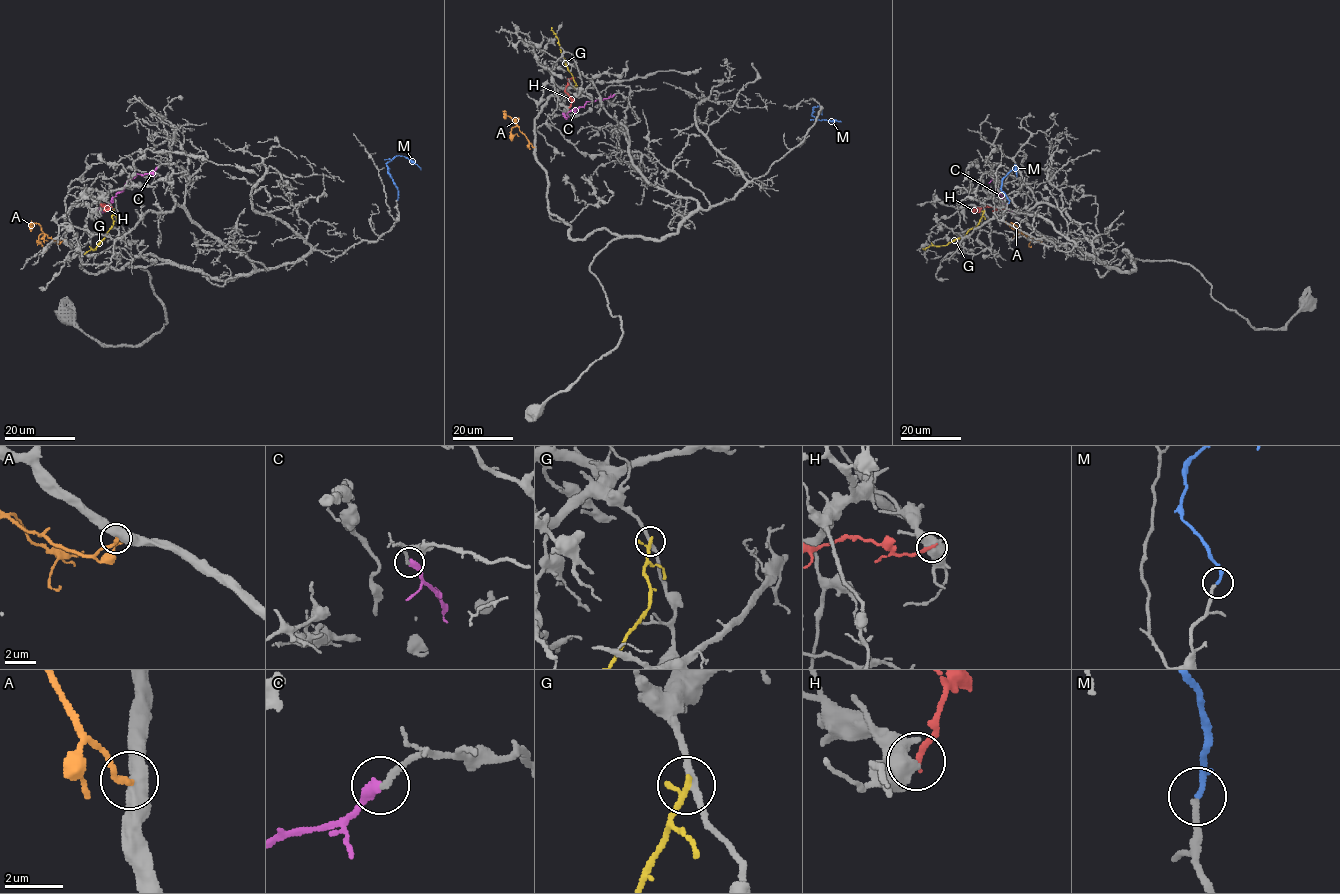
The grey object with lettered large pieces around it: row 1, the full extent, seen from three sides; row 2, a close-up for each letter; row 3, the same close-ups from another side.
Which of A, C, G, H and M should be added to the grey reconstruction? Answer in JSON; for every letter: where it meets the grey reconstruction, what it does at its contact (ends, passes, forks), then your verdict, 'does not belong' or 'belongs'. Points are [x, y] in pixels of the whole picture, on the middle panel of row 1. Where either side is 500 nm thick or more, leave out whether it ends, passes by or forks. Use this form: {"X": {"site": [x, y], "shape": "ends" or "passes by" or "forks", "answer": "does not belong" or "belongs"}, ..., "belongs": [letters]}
{"A": {"site": [534, 147], "answer": "does not belong"}, "C": {"site": [614, 94], "shape": "ends", "answer": "belongs"}, "G": {"site": [576, 89], "shape": "ends", "answer": "does not belong"}, "H": {"site": [568, 109], "shape": "ends", "answer": "does not belong"}, "M": {"site": [821, 113], "shape": "ends", "answer": "belongs"}, "belongs": ["C", "M"]}

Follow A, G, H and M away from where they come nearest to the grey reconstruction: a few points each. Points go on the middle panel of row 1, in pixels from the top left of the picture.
A: (534, 147), (505, 111)
G: (575, 89), (552, 27)
H: (569, 108), (572, 99), (565, 89), (569, 79), (575, 82)
M: (821, 113), (819, 106), (814, 107), (811, 115), (820, 120), (841, 121)

